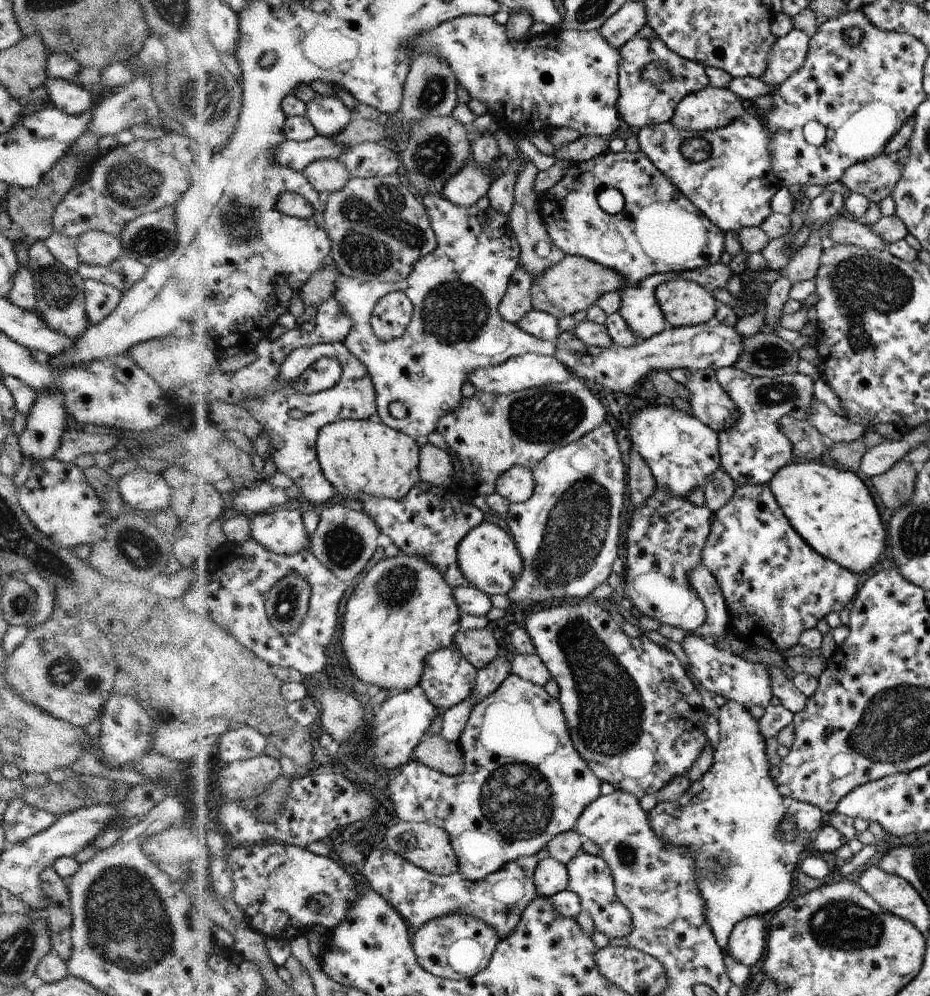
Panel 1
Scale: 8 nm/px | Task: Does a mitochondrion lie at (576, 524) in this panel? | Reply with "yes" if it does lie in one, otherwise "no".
yes

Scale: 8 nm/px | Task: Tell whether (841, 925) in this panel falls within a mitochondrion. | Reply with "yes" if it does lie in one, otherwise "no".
yes

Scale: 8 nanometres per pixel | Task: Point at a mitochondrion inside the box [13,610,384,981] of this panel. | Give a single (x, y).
(126, 923)

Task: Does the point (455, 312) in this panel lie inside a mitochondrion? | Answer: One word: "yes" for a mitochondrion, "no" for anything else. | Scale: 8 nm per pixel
yes

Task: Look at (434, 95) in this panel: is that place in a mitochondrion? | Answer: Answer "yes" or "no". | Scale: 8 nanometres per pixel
yes

